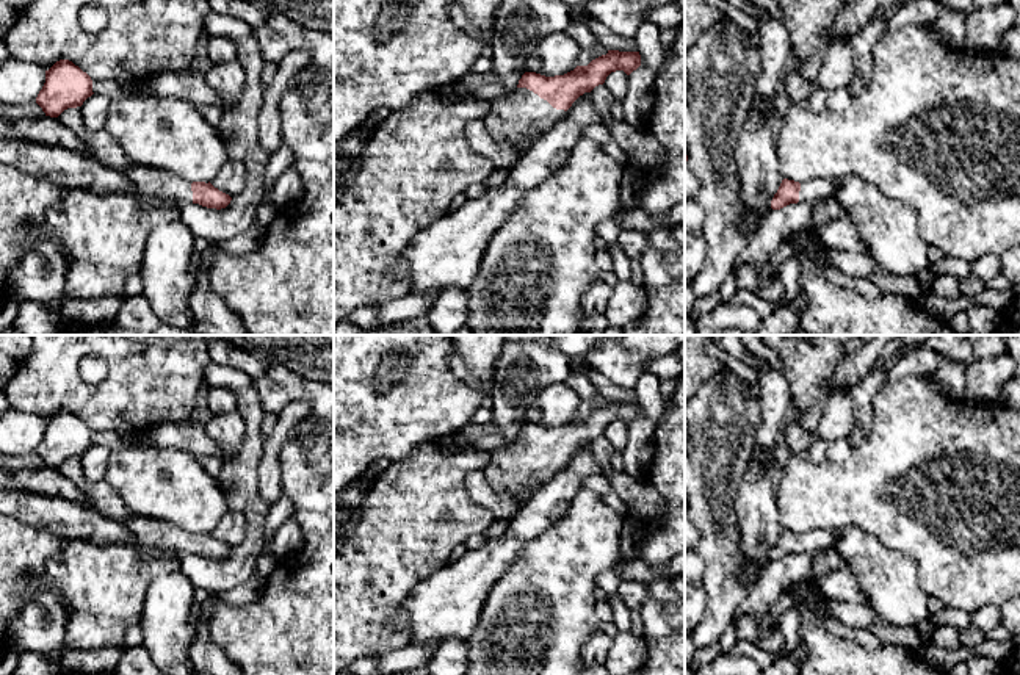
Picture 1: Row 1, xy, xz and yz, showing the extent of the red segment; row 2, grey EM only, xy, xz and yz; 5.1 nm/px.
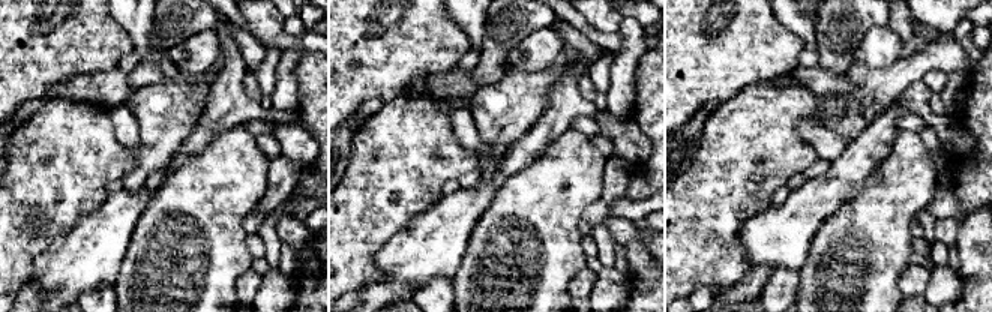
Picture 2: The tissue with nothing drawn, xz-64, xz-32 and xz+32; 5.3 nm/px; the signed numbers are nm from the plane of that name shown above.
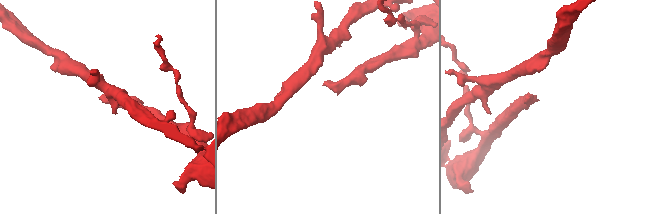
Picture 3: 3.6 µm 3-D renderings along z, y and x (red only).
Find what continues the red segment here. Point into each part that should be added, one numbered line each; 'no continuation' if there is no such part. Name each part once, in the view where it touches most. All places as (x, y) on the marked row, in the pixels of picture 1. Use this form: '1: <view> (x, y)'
1: xz (519, 118)

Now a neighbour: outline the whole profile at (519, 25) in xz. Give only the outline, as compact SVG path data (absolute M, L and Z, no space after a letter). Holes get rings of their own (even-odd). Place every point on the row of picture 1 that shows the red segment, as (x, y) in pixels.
M501 0L494 22L490 74L517 88L536 45L547 34L566 31L569 23L570 9L559 0Z

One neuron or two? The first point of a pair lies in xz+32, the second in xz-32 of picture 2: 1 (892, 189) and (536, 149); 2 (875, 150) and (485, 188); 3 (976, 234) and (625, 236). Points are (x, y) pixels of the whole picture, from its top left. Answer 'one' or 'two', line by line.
1: two
2: one
3: two

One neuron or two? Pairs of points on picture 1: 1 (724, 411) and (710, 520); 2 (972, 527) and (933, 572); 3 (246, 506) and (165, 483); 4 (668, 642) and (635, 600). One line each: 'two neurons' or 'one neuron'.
1: one neuron
2: one neuron
3: two neurons
4: two neurons

